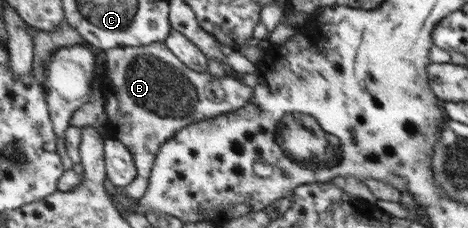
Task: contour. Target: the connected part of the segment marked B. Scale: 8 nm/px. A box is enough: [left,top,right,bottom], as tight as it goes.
[104,41,254,199]

